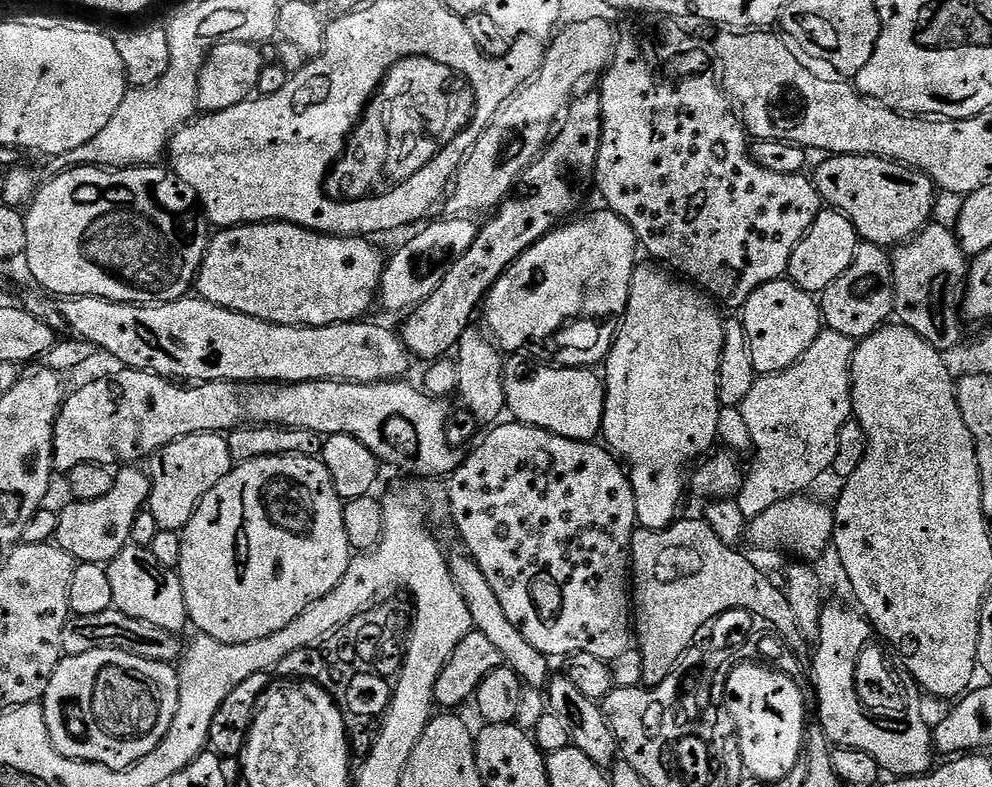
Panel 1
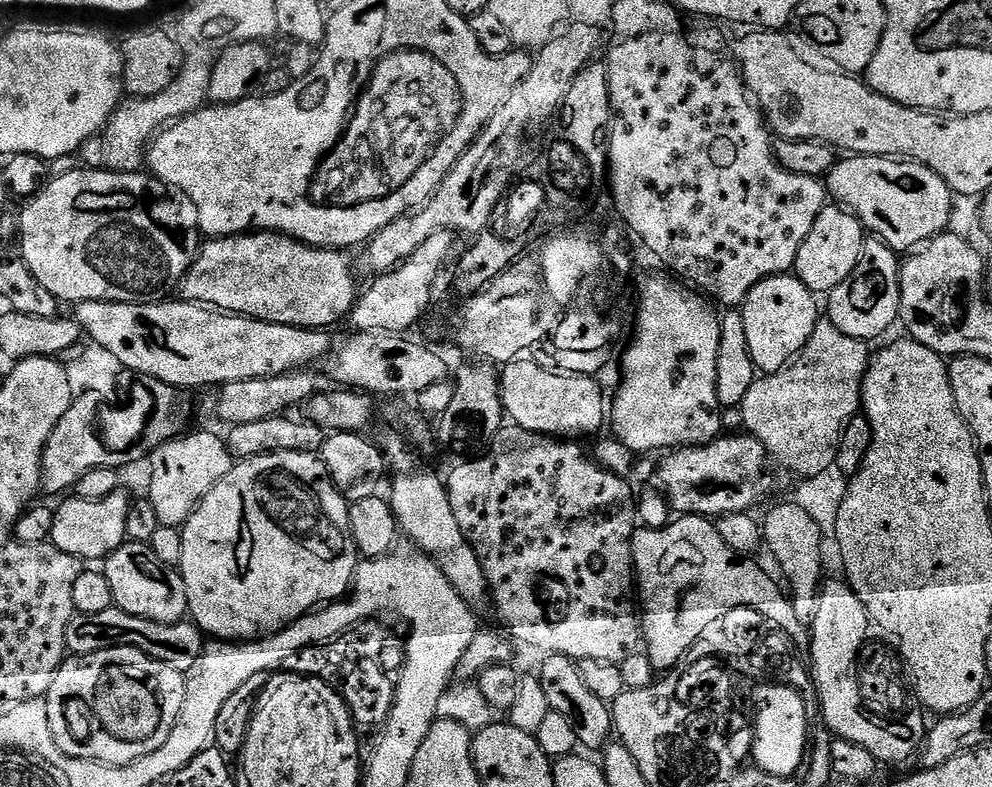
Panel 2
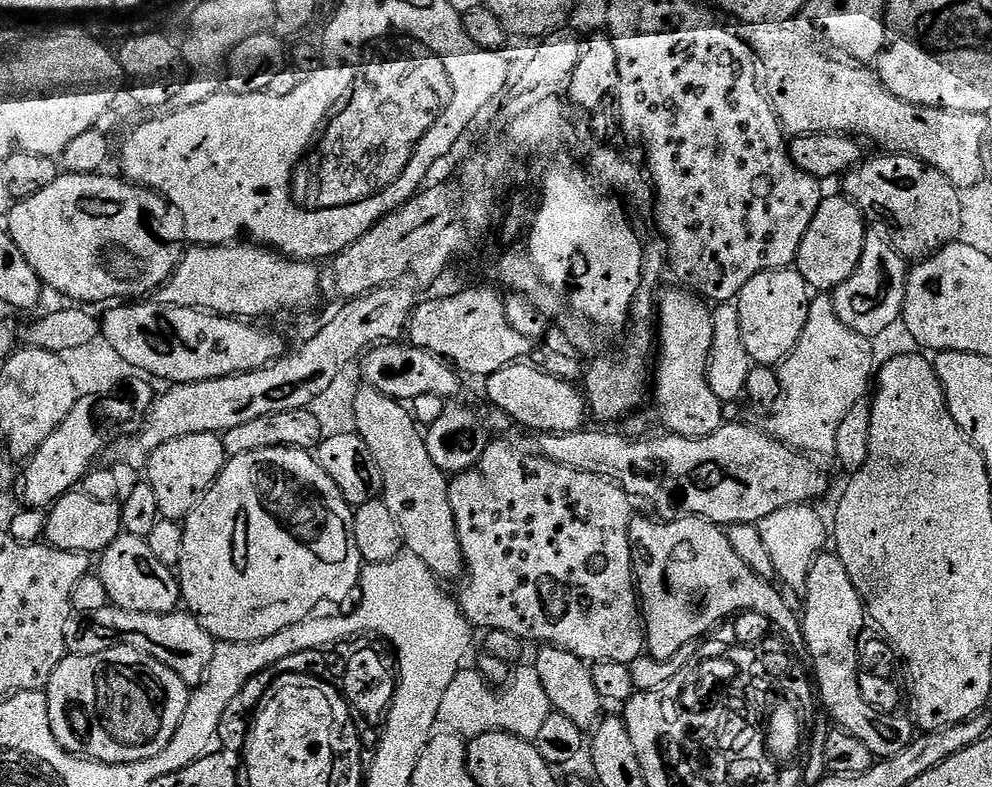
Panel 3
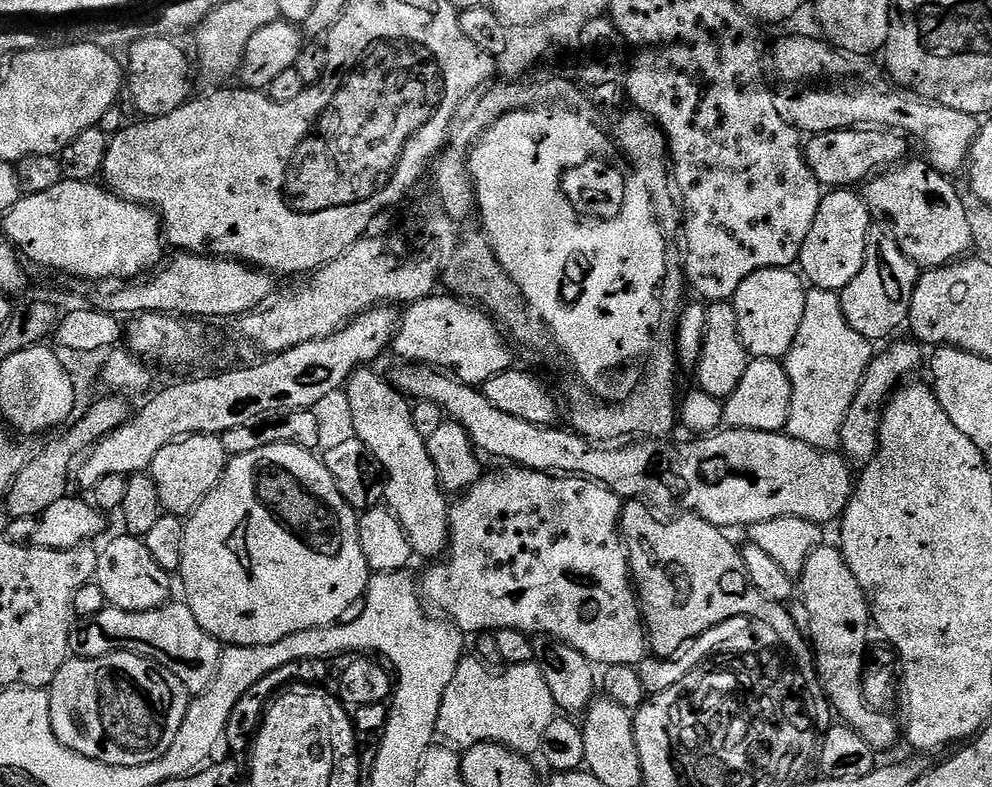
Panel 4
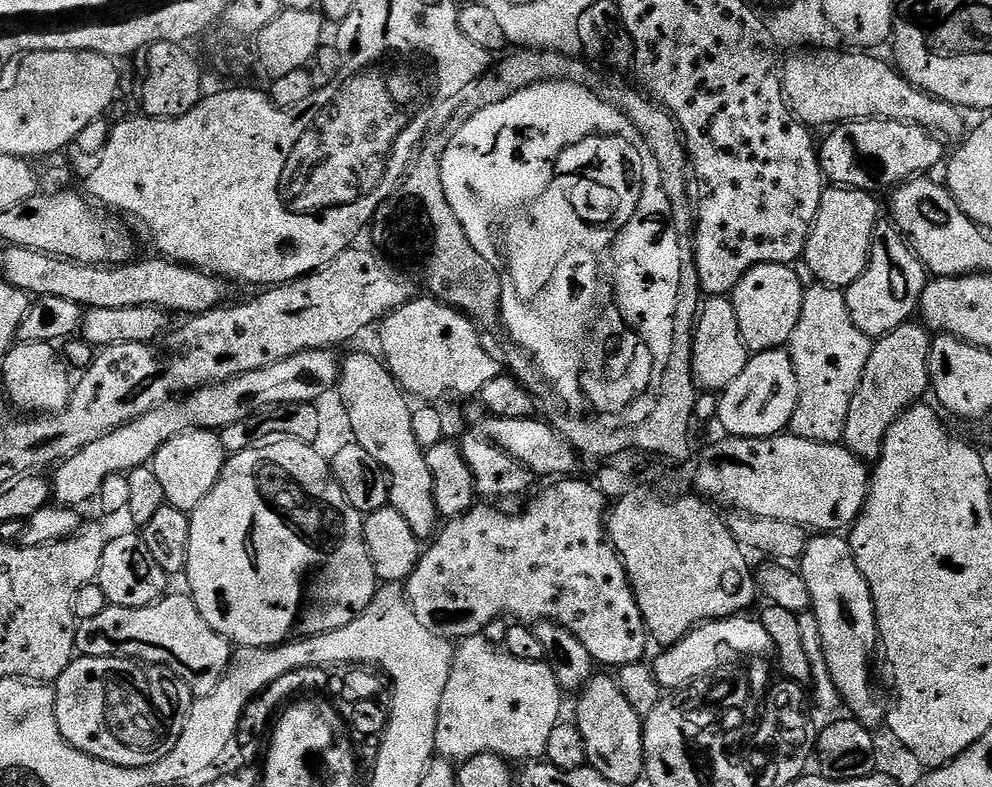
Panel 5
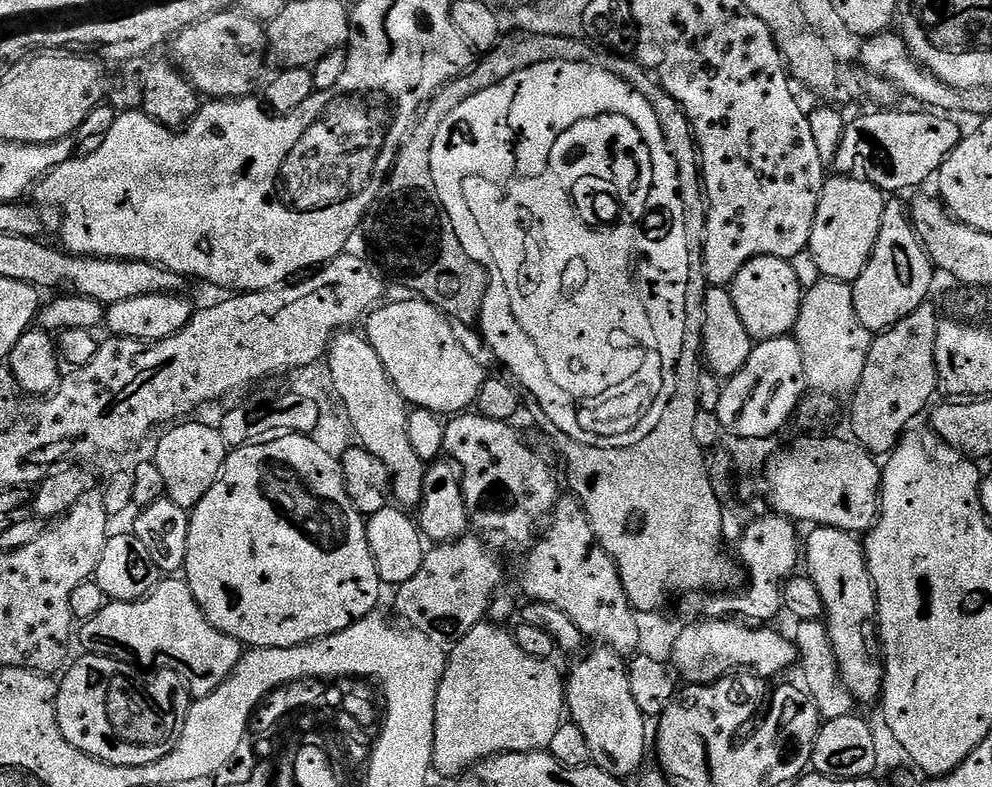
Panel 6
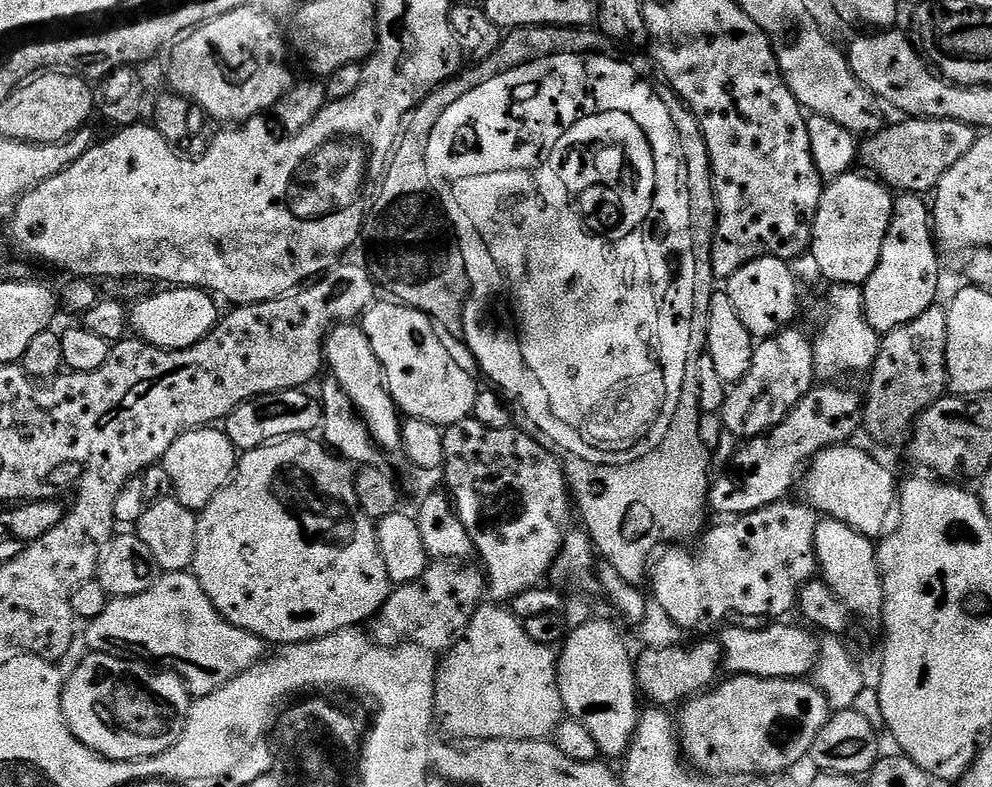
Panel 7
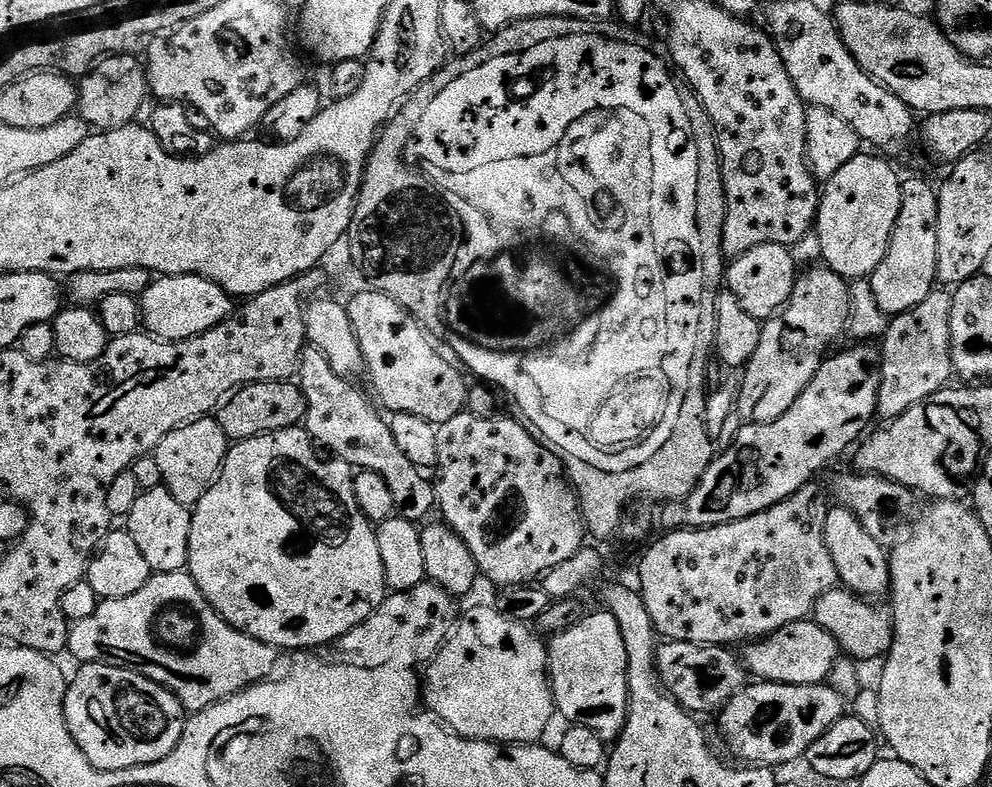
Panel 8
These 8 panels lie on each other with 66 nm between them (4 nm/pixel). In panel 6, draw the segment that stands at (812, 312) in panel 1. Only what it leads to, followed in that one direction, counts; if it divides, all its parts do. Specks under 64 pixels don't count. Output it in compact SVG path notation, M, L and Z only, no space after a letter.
M763 256L762 258L754 258L750 262L746 262L746 266L742 266L742 270L738 270L738 274L732 279L730 285L730 291L734 298L734 307L738 309L738 318L742 318L742 326L746 326L746 334L752 336L753 341L759 342L761 340L773 340L779 336L789 335L795 329L798 322L798 310L800 309L800 298L802 295L802 284L800 288L800 276L792 269L793 265L789 261L782 258L770 258L769 256Z

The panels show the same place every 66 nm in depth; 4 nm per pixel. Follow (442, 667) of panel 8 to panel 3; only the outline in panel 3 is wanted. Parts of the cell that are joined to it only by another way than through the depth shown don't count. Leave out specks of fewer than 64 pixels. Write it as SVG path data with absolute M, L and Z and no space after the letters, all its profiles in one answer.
M520 666L503 686L493 686L477 670L462 670L450 682L442 698L439 723L455 735L471 738L483 732L509 732L523 740L535 741L538 730L554 711L535 667Z

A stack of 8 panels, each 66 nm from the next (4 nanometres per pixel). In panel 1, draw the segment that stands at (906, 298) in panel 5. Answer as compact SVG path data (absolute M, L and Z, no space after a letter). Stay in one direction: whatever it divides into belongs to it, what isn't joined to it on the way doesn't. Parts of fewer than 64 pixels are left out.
M857 243L854 250L854 262L850 262L846 274L841 274L839 278L834 278L834 282L830 282L830 286L826 286L826 290L819 293L818 303L823 323L827 327L833 328L838 334L846 334L854 342L863 341L864 337L880 331L885 324L889 323L895 306L892 256L878 244Z

